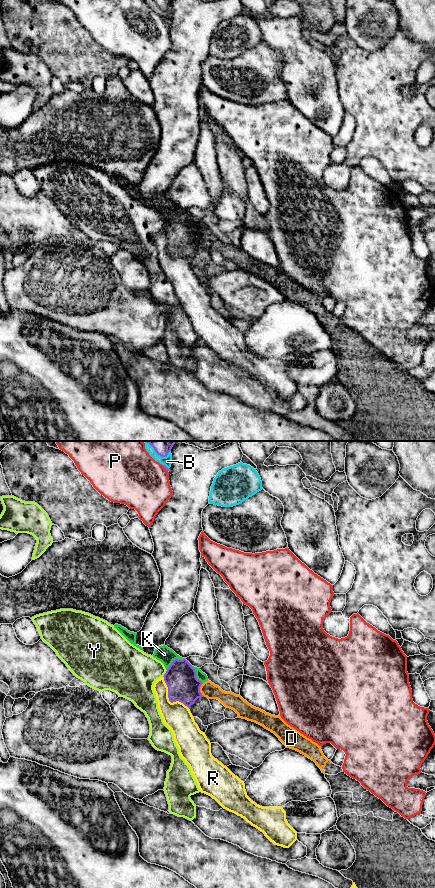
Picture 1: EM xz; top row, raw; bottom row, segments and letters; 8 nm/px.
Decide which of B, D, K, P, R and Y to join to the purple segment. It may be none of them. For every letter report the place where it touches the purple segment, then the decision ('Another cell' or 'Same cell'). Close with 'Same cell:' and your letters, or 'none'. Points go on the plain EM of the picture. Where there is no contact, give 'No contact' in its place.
B: Touches purple at xz (161, 8). Another cell
D: Touches purple at xz (199, 242). Another cell
K: Touches purple at xz (174, 212). Another cell
P: Touches purple at xz (164, 19). Another cell
R: Touches purple at xz (168, 249). Another cell
Y: Touches purple at xz (165, 225). Another cell
Same cell: none

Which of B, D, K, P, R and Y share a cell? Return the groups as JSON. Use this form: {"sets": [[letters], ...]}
{"sets": [["B"], ["D", "K"], ["P"], ["R"], ["Y"]]}

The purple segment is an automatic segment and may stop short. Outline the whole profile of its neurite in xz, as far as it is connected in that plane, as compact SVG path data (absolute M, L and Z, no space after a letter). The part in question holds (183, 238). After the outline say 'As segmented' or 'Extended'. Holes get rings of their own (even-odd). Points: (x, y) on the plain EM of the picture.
M185 210L173 212L163 229L171 255L179 253L190 260L198 250L204 249L200 244L203 235L197 231L195 221Z. As segmented

